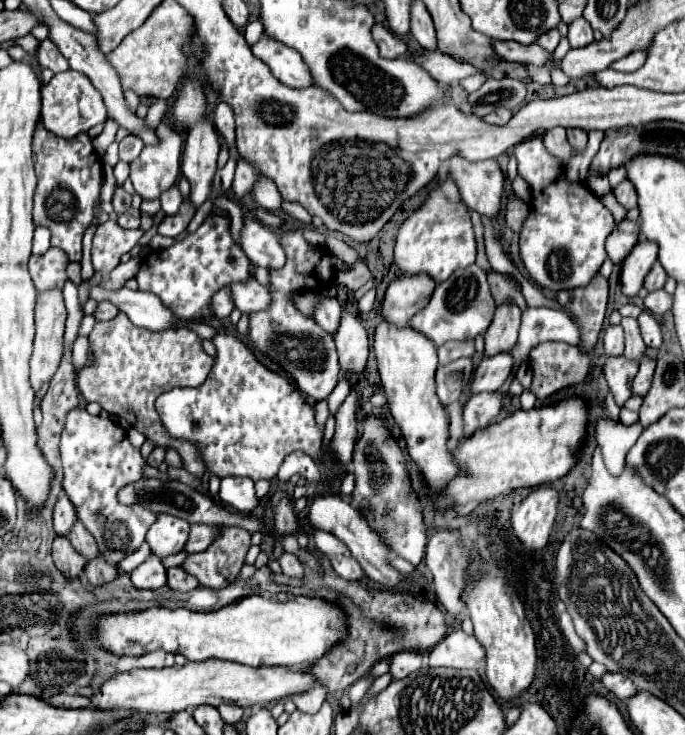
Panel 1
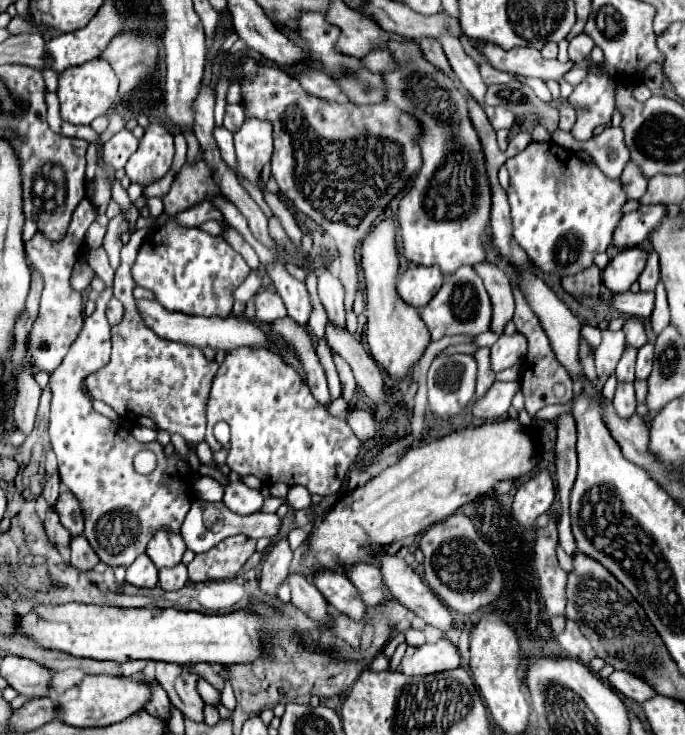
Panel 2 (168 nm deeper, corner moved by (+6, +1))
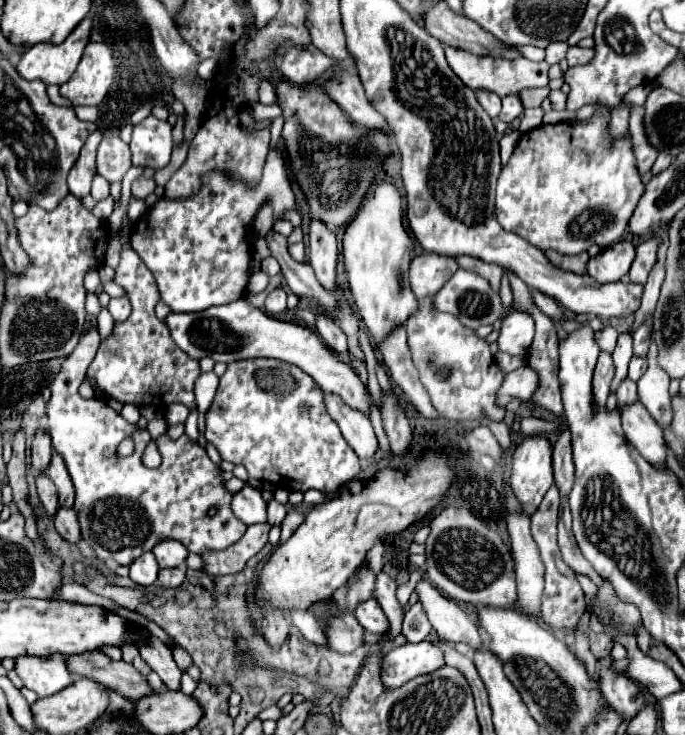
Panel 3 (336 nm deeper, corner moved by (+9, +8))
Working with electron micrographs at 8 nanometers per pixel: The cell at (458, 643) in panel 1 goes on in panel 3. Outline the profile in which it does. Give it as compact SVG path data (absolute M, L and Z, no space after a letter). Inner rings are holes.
M421 641L421 643L407 643L403 647L397 647L393 651L389 651L383 661L381 661L381 681L387 689L399 689L401 685L405 685L407 681L419 677L419 675L427 675L437 671L439 667L445 665L445 659L441 657L441 651L437 649L437 645L433 645L431 641Z

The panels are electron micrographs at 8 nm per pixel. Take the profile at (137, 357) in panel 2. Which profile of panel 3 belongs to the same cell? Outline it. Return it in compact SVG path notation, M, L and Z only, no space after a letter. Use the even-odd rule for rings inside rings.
M125 243L121 251L121 263L115 271L115 281L125 287L127 299L133 305L133 313L127 321L115 323L113 333L101 341L97 357L89 365L87 377L95 379L97 387L121 403L161 405L161 403L183 403L189 409L195 407L193 383L201 375L199 363L189 361L171 339L169 327L155 317L155 305L159 303L157 283L145 263L133 253L131 245Z

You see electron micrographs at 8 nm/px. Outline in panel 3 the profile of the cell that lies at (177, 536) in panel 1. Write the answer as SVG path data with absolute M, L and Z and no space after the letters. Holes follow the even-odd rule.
M163 541L161 545L157 545L157 549L153 549L159 567L167 567L167 569L175 569L179 565L185 563L189 551L179 543L179 541Z

